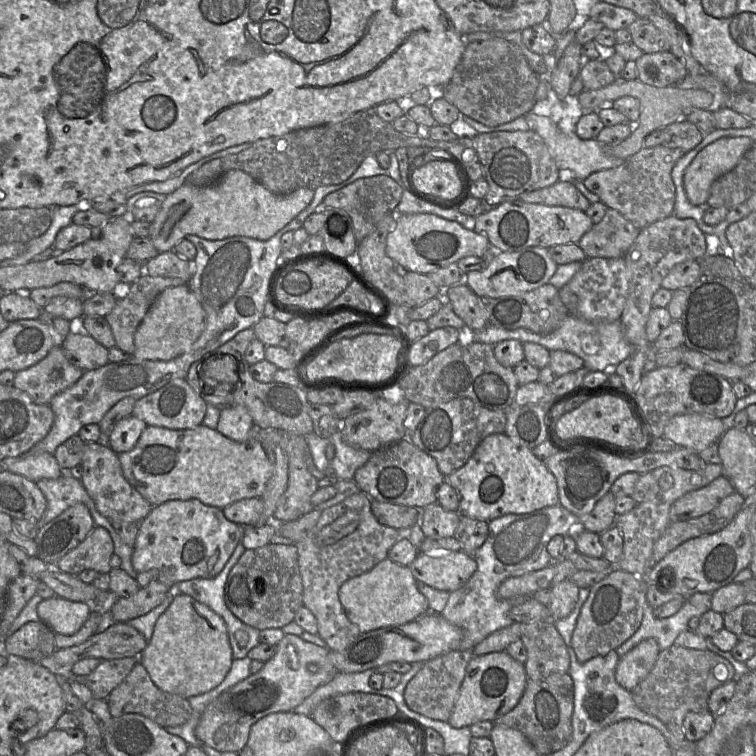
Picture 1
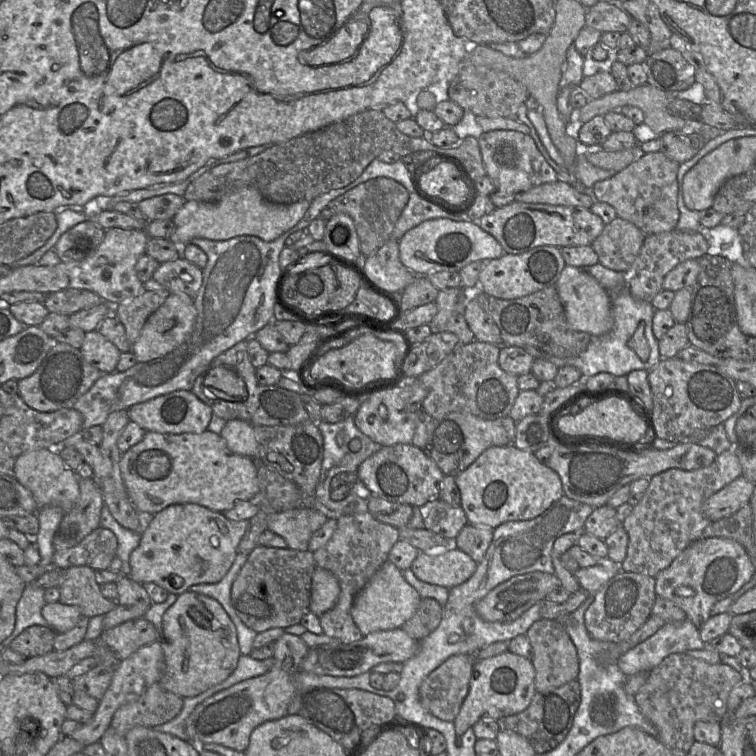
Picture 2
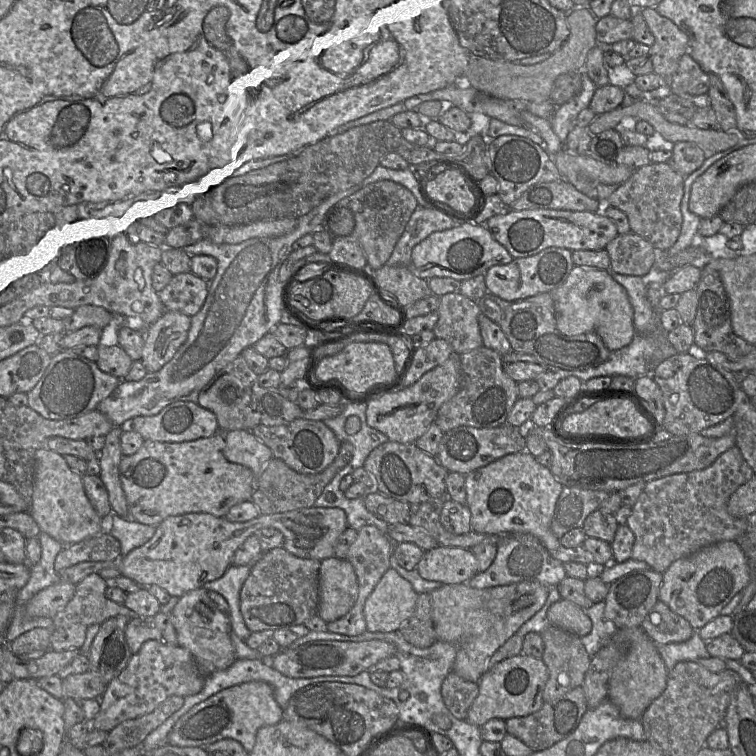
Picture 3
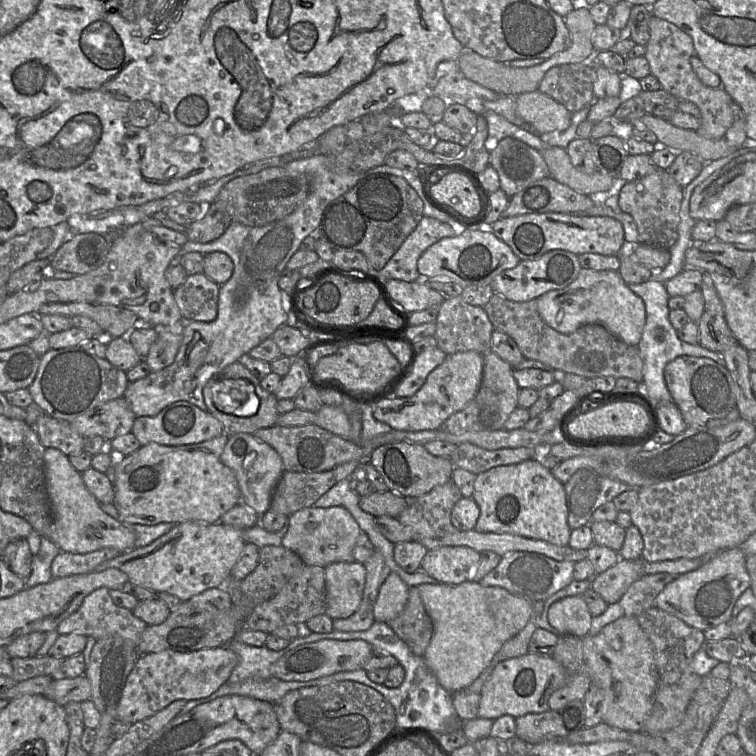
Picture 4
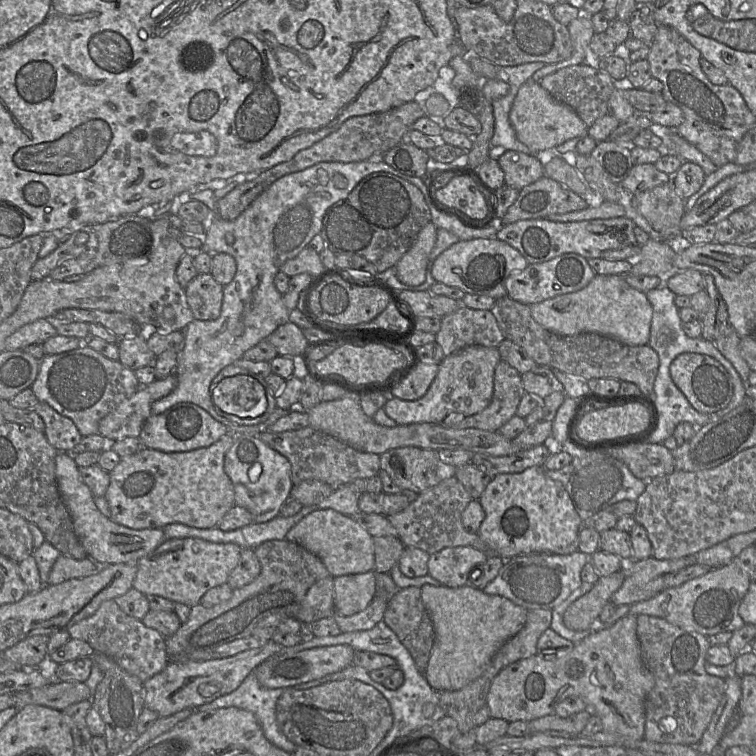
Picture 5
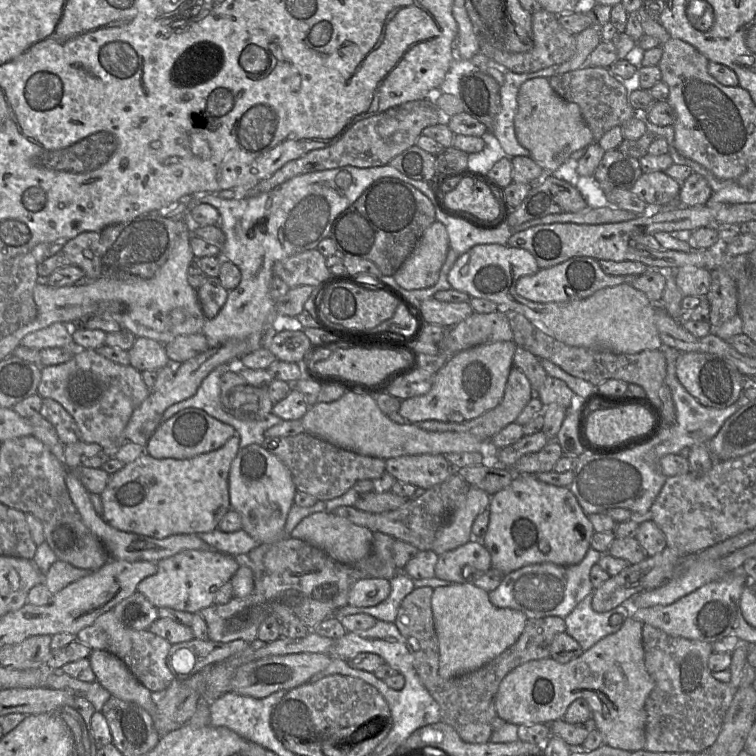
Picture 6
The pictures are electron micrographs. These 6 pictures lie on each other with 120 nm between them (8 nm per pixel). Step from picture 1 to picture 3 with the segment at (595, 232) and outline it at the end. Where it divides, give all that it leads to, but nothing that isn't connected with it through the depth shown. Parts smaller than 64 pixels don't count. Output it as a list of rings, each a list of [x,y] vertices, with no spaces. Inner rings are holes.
[[[630,231],[618,234],[605,247],[610,257],[611,273],[645,276],[654,265],[656,249],[644,238]]]

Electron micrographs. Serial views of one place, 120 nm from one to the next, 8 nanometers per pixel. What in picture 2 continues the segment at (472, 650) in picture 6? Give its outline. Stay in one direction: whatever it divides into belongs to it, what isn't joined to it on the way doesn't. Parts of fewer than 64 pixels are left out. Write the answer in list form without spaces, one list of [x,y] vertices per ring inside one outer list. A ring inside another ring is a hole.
[[[531,572],[514,576],[478,601],[475,611],[484,621],[512,622],[559,586],[561,582],[555,574]]]

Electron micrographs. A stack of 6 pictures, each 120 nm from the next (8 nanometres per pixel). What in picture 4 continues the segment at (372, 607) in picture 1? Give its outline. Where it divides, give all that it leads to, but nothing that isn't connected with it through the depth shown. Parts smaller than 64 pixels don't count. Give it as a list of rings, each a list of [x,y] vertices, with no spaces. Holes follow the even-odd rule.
[[[391,571],[380,587],[374,604],[375,622],[388,623],[404,609],[409,595],[409,587],[400,576]]]

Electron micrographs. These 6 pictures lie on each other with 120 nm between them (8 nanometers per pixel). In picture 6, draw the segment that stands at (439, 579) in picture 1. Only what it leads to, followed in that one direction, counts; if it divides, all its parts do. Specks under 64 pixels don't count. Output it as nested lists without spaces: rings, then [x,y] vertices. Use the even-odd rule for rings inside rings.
[[[477,541],[467,543],[438,556],[435,577],[452,583],[472,582],[491,568],[491,555]]]

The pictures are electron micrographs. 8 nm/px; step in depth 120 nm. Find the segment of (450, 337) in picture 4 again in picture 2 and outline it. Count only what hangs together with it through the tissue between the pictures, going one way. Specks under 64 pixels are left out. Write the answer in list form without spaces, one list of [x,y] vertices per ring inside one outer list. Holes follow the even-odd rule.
[[[446,288],[439,290],[435,300],[438,312],[428,324],[432,333],[451,332],[458,337],[459,343],[468,344],[475,340],[474,334],[465,320],[465,308],[468,302],[473,298],[472,288]]]

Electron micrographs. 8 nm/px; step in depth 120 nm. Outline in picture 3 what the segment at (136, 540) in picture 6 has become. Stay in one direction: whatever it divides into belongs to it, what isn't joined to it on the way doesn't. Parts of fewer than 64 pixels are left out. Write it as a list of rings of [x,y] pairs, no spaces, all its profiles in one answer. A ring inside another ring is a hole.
[[[47,448],[35,450],[34,485],[29,514],[41,532],[64,546],[78,543],[104,531],[104,521],[85,494],[82,475],[68,466],[63,455]]]

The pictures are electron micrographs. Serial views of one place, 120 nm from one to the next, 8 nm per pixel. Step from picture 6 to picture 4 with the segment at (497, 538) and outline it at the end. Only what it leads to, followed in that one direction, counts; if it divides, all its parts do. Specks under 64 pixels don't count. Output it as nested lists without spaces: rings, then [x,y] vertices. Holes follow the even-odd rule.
[[[539,458],[518,464],[493,467],[476,475],[472,498],[480,509],[475,525],[477,532],[509,533],[531,539],[543,540],[556,546],[568,546],[572,529],[568,525],[565,484],[553,476],[539,461]]]

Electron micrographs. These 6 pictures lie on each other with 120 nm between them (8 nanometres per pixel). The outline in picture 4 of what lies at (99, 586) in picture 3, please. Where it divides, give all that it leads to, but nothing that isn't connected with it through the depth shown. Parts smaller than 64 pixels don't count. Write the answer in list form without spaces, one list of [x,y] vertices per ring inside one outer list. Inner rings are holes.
[[[105,587],[98,588],[87,595],[80,607],[64,619],[56,628],[60,635],[81,634],[86,637],[93,637],[96,640],[119,636],[124,640],[132,642],[136,648],[141,640],[145,628],[148,626],[144,621],[135,617],[132,611],[117,606],[109,595],[109,589]]]

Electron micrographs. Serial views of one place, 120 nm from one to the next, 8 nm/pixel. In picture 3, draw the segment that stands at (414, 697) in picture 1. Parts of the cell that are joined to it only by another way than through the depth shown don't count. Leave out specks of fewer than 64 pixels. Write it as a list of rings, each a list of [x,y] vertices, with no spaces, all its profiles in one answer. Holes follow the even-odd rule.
[[[453,671],[445,677],[441,685],[445,706],[459,720],[466,720],[468,709],[478,692],[478,683],[464,680]]]

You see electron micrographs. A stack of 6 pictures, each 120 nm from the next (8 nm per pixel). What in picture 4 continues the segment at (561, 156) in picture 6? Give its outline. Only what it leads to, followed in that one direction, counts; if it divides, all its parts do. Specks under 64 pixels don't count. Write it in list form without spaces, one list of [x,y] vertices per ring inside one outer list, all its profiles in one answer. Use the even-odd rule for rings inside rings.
[[[539,90],[519,94],[516,113],[538,135],[564,131],[571,125],[572,113]]]

